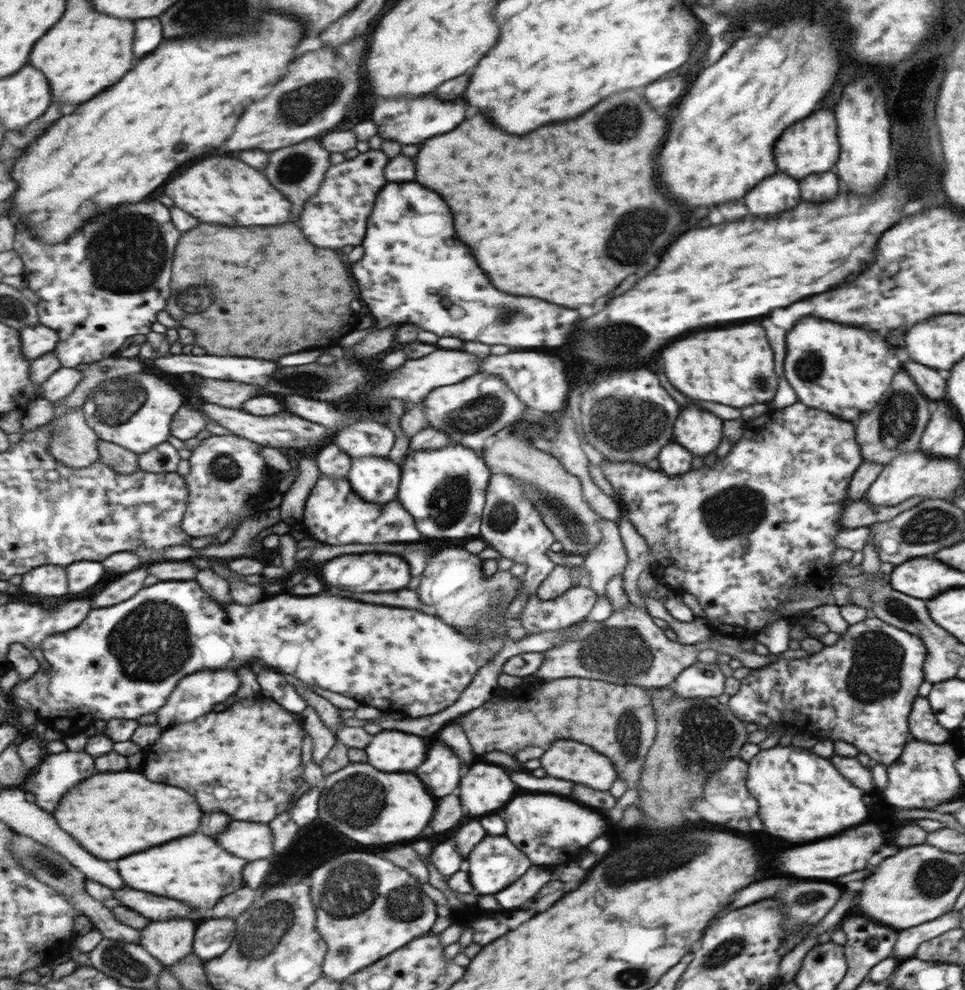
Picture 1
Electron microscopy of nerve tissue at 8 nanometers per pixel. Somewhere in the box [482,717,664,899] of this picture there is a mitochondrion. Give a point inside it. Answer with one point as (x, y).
(622, 873)

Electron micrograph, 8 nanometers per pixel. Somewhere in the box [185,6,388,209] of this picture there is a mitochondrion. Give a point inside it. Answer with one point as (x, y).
(297, 107)

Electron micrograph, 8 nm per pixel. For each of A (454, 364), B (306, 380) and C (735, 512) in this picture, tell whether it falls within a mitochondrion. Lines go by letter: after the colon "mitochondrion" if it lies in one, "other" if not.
A: other
B: mitochondrion
C: mitochondrion

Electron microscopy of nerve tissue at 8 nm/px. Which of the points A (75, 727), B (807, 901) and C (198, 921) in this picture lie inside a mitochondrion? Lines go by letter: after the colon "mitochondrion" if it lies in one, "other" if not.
A: other
B: mitochondrion
C: other

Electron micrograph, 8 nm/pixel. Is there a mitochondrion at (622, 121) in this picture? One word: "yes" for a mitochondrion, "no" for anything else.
yes

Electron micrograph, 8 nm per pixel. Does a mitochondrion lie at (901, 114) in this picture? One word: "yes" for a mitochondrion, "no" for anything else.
no

